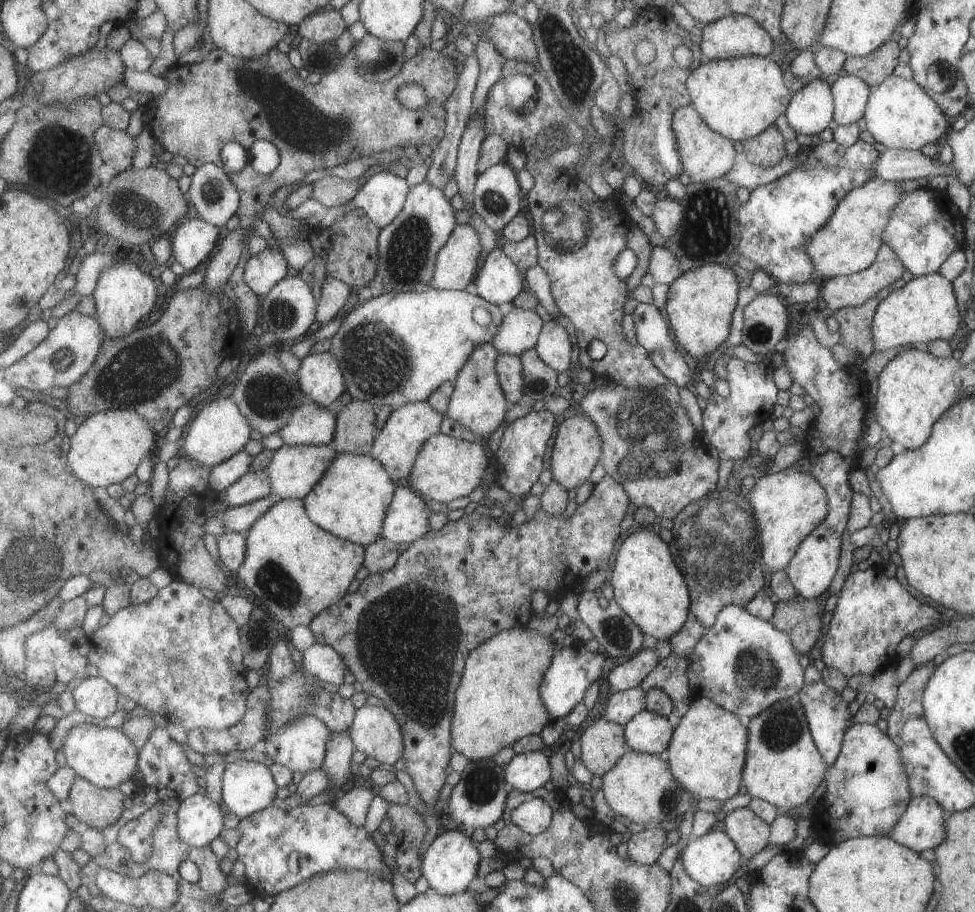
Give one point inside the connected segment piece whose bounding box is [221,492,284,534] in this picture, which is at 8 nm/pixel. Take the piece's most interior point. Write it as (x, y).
(241, 518)

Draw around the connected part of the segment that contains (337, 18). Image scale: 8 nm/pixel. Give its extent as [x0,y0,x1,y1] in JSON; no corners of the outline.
[299,8,349,44]

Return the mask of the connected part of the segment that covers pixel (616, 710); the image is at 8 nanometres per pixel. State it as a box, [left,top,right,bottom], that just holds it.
[602,686,646,727]

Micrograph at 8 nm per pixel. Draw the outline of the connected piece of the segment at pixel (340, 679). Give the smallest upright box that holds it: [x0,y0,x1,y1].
[303,642,348,686]

